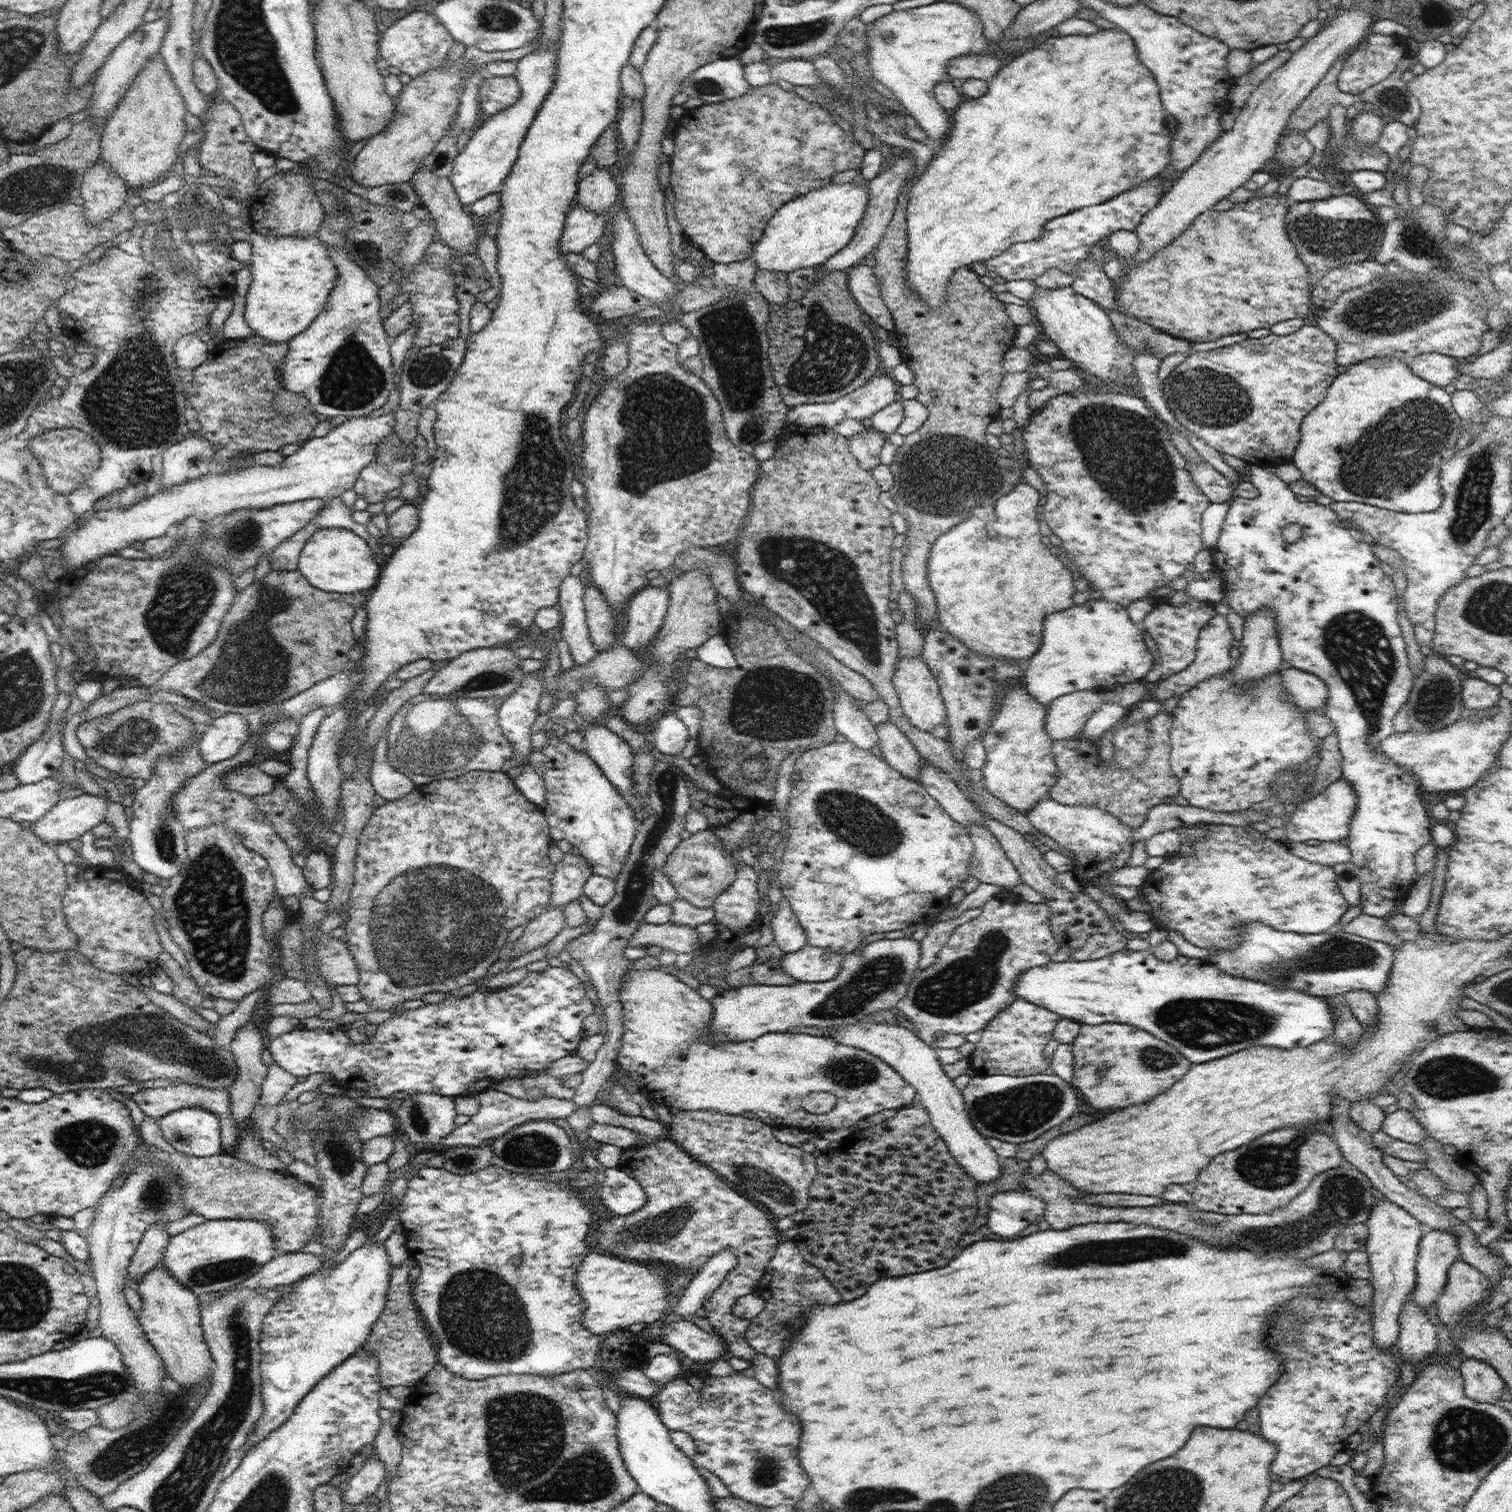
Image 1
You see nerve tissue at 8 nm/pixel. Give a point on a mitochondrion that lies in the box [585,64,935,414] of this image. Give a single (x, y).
(834, 356)

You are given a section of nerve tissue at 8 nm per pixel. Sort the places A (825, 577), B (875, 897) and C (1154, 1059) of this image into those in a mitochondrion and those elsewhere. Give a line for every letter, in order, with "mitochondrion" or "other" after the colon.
A: mitochondrion
B: other
C: mitochondrion

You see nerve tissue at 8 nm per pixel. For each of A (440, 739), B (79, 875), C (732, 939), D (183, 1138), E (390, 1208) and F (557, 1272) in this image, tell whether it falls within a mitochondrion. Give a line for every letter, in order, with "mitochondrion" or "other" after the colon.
A: mitochondrion
B: other
C: other
D: mitochondrion
E: other
F: other

